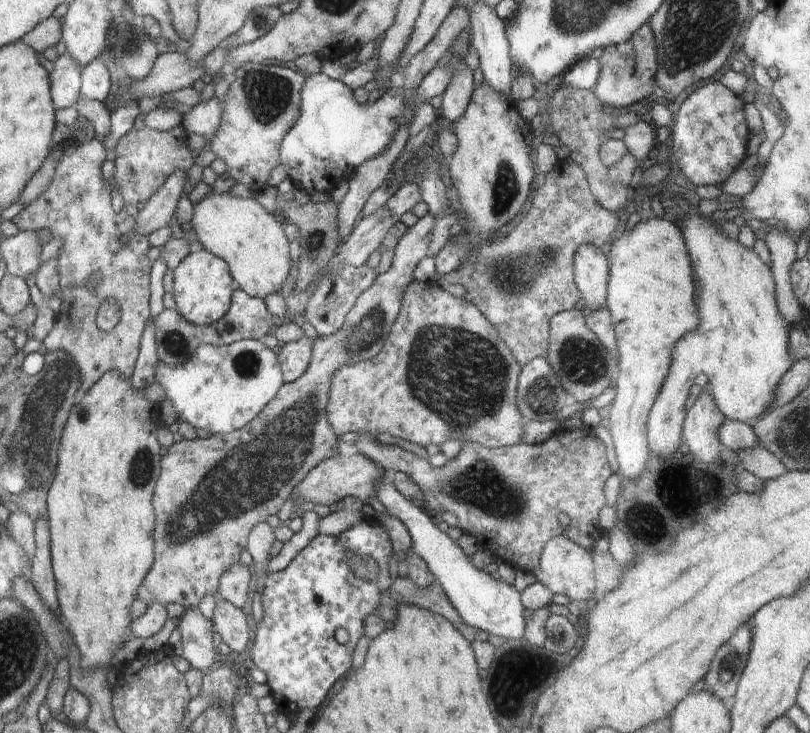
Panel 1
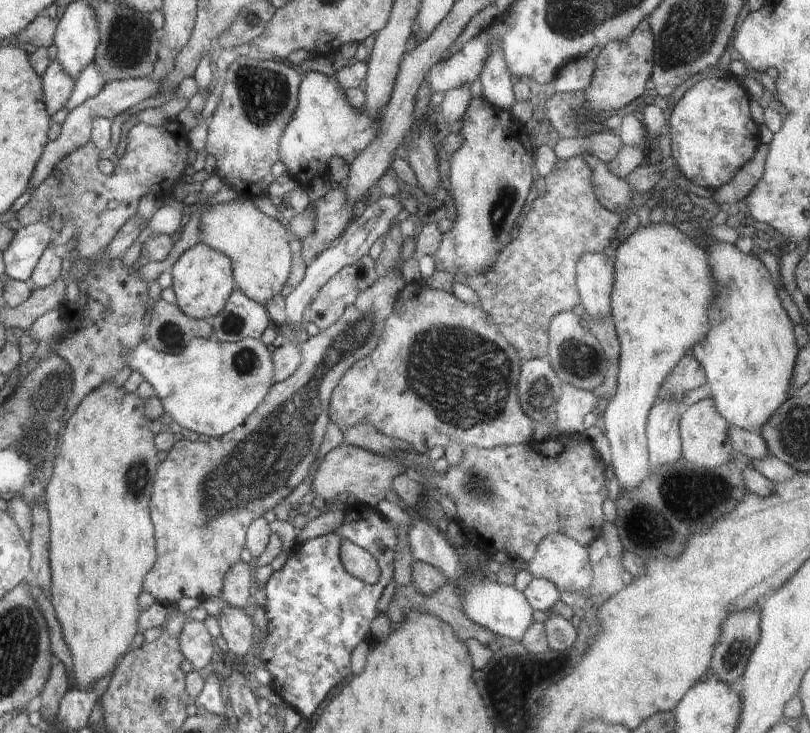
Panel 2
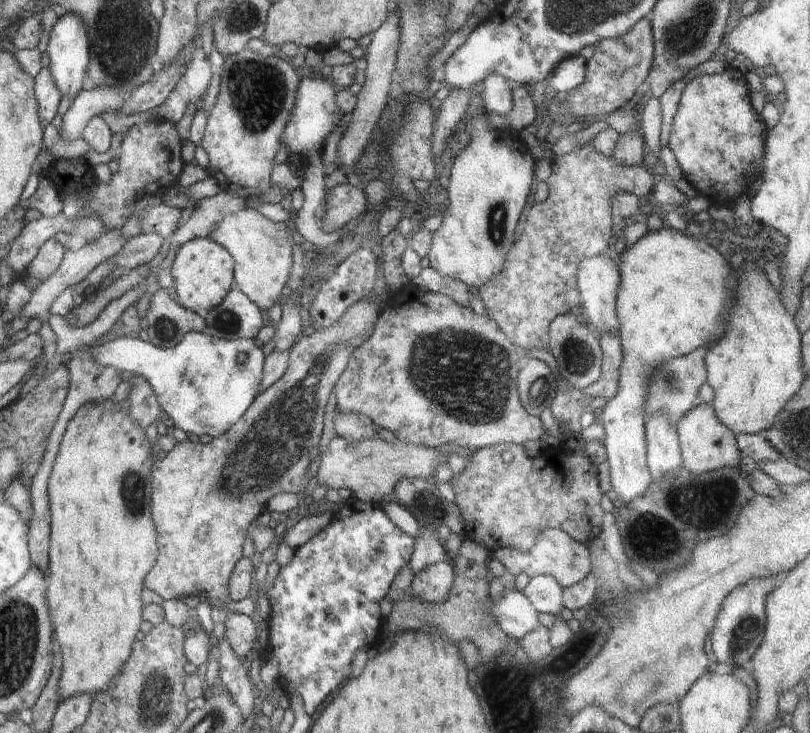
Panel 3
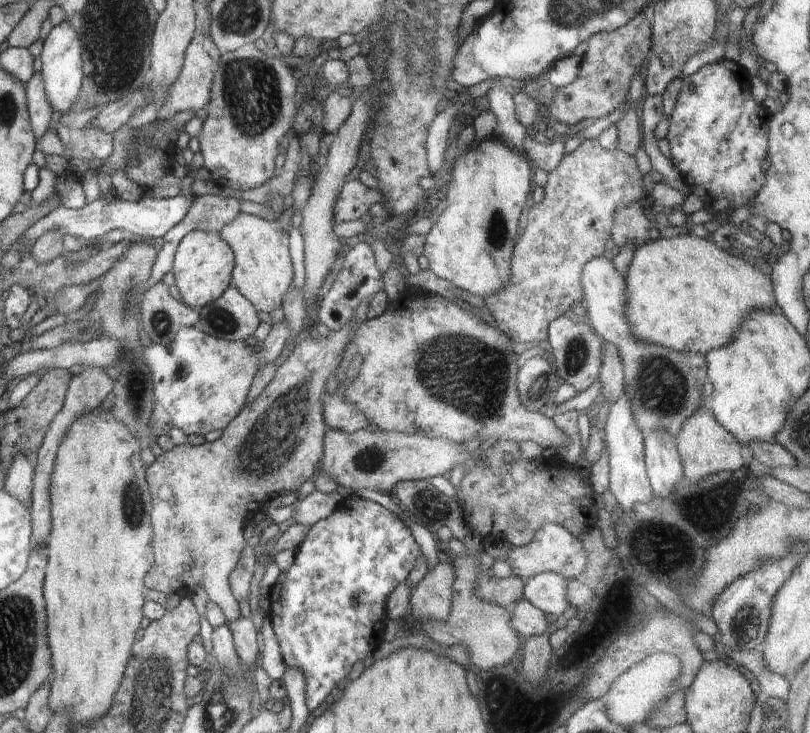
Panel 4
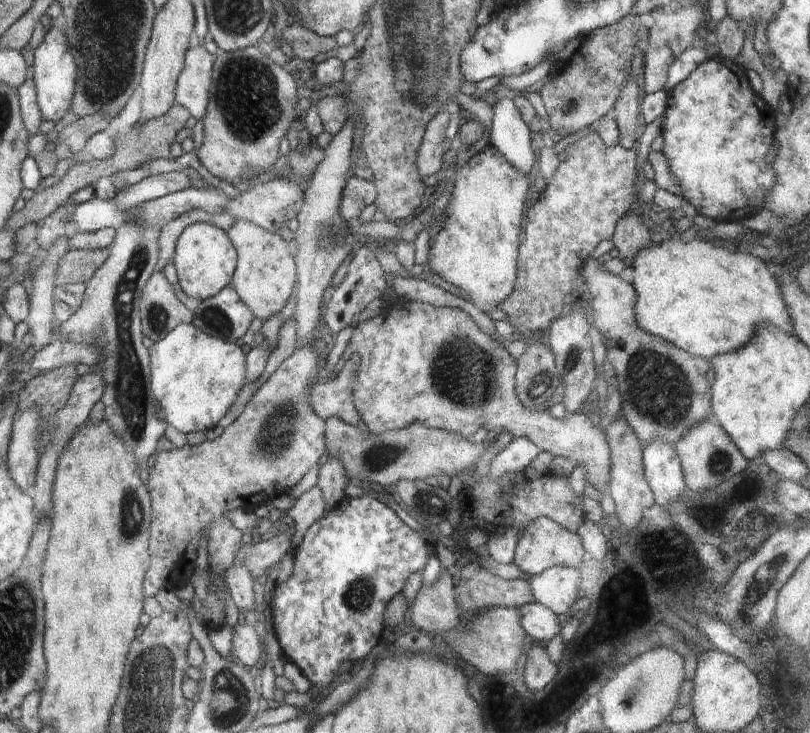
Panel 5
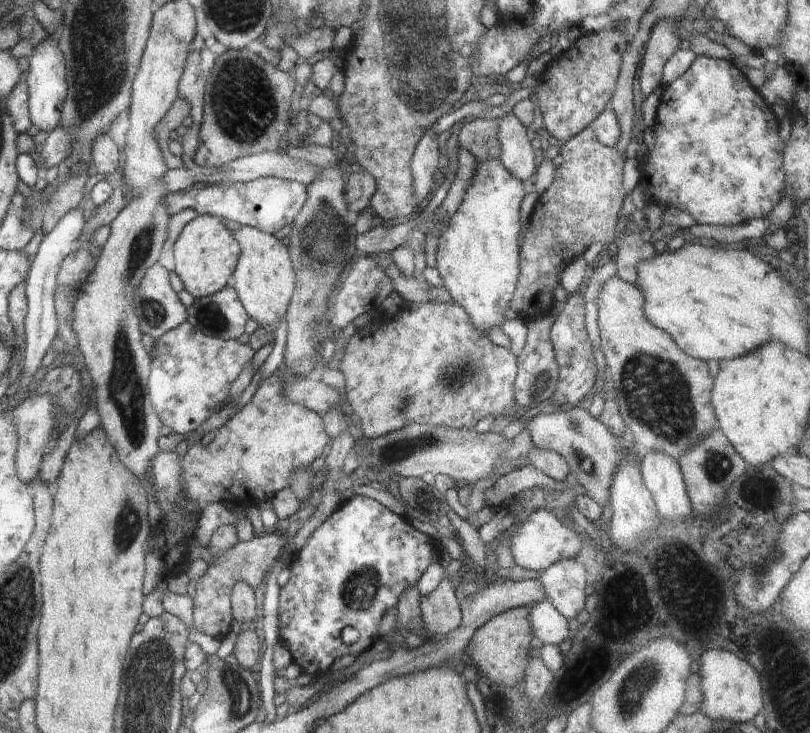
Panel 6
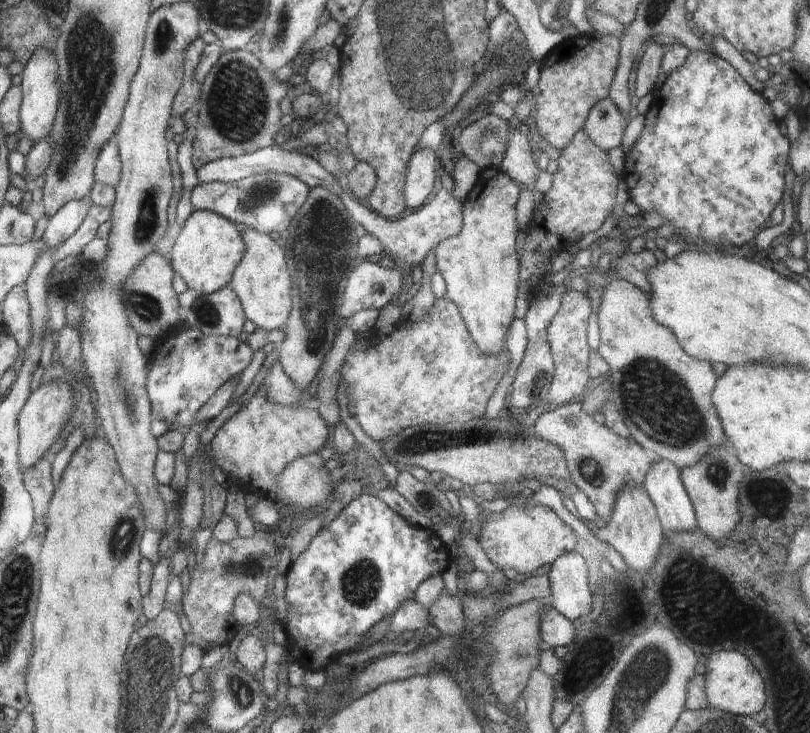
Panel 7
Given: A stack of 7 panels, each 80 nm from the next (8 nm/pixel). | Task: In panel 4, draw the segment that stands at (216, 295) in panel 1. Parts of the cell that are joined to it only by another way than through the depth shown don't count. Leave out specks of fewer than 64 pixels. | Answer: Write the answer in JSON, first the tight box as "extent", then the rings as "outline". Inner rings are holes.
{"extent":[172,230,236,309],"outline":[[[195,230],[189,232],[178,245],[173,260],[172,271],[175,285],[188,306],[201,309],[209,302],[214,302],[223,296],[230,286],[230,274],[236,265],[236,256],[232,256],[232,249],[218,233]]]}

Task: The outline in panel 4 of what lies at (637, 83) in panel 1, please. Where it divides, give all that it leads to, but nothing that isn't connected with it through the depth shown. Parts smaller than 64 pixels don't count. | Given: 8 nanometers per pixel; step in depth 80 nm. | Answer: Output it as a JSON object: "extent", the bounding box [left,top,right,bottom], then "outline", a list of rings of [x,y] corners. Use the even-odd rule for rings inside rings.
{"extent":[547,12,652,124],"outline":[[[644,12],[637,14],[630,22],[627,22],[622,28],[613,30],[609,33],[596,33],[587,40],[588,50],[582,57],[581,65],[577,79],[569,85],[557,88],[554,100],[548,108],[547,114],[553,120],[564,124],[576,124],[589,118],[602,118],[616,110],[628,100],[630,81],[636,72],[643,71],[652,48],[652,31]]]}

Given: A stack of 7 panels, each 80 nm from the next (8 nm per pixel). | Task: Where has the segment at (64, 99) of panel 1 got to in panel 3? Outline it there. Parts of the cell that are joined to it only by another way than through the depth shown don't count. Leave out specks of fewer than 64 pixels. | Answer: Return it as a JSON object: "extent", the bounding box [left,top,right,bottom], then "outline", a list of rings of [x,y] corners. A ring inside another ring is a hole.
{"extent":[35,66,63,126],"outline":[[[49,66],[44,67],[35,77],[35,94],[37,95],[38,110],[40,111],[41,123],[46,126],[53,122],[62,100],[63,94],[56,86]]]}

